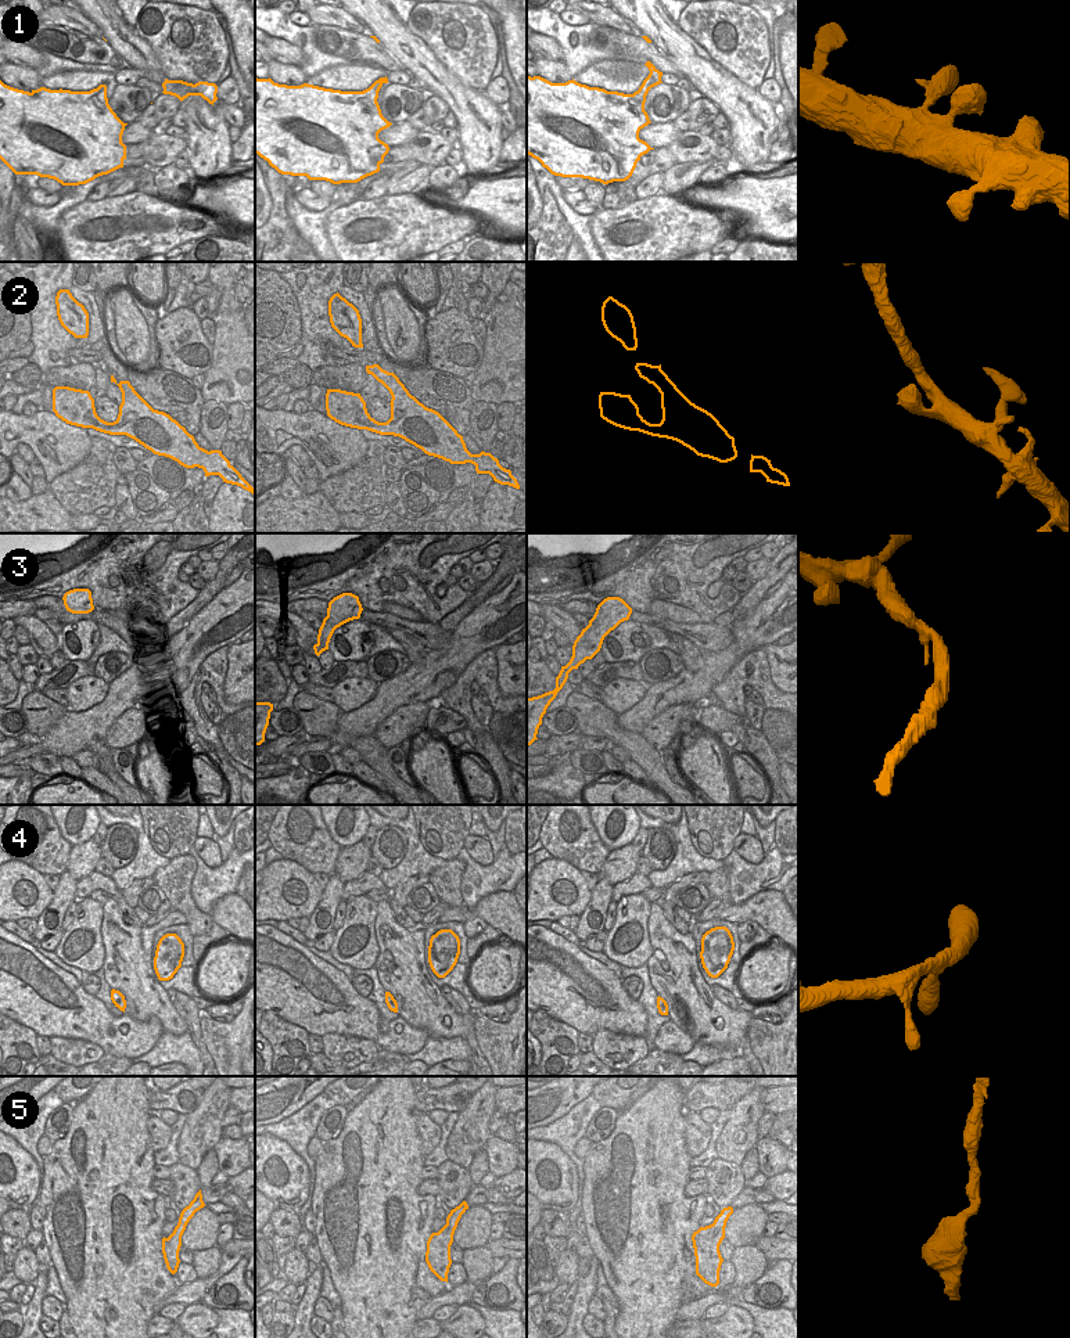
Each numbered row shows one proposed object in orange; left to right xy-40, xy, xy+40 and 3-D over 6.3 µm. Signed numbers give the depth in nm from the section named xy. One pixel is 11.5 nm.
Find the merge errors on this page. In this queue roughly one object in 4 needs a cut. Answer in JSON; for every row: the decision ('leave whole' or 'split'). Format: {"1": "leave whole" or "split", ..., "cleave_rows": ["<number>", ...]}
{"1": "leave whole", "2": "leave whole", "3": "leave whole", "4": "leave whole", "5": "leave whole", "cleave_rows": []}

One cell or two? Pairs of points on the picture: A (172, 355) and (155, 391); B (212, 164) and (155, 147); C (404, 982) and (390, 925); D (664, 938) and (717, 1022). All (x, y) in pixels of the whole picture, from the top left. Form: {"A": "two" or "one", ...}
{"A": "two", "B": "two", "C": "one", "D": "one"}

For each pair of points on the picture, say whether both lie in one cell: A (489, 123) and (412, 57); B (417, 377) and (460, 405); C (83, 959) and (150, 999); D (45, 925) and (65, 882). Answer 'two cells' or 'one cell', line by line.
A: one cell
B: one cell
C: two cells
D: one cell

